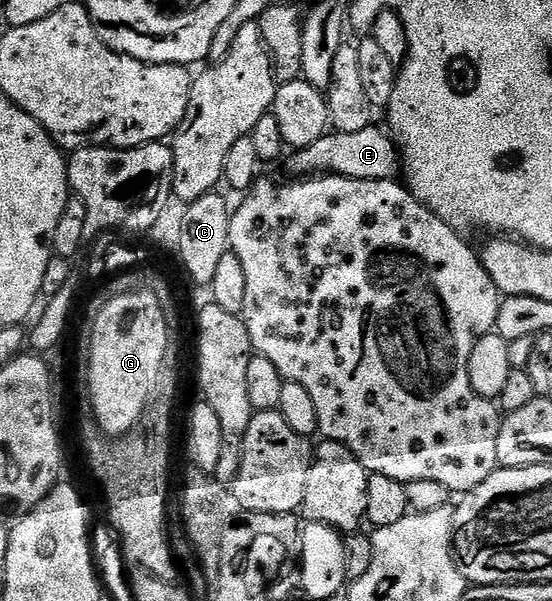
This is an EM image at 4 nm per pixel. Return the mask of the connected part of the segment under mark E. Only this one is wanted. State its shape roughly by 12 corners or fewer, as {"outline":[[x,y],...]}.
{"outline":[[382,127],[334,130],[292,151],[295,178],[396,179],[395,141]]}

